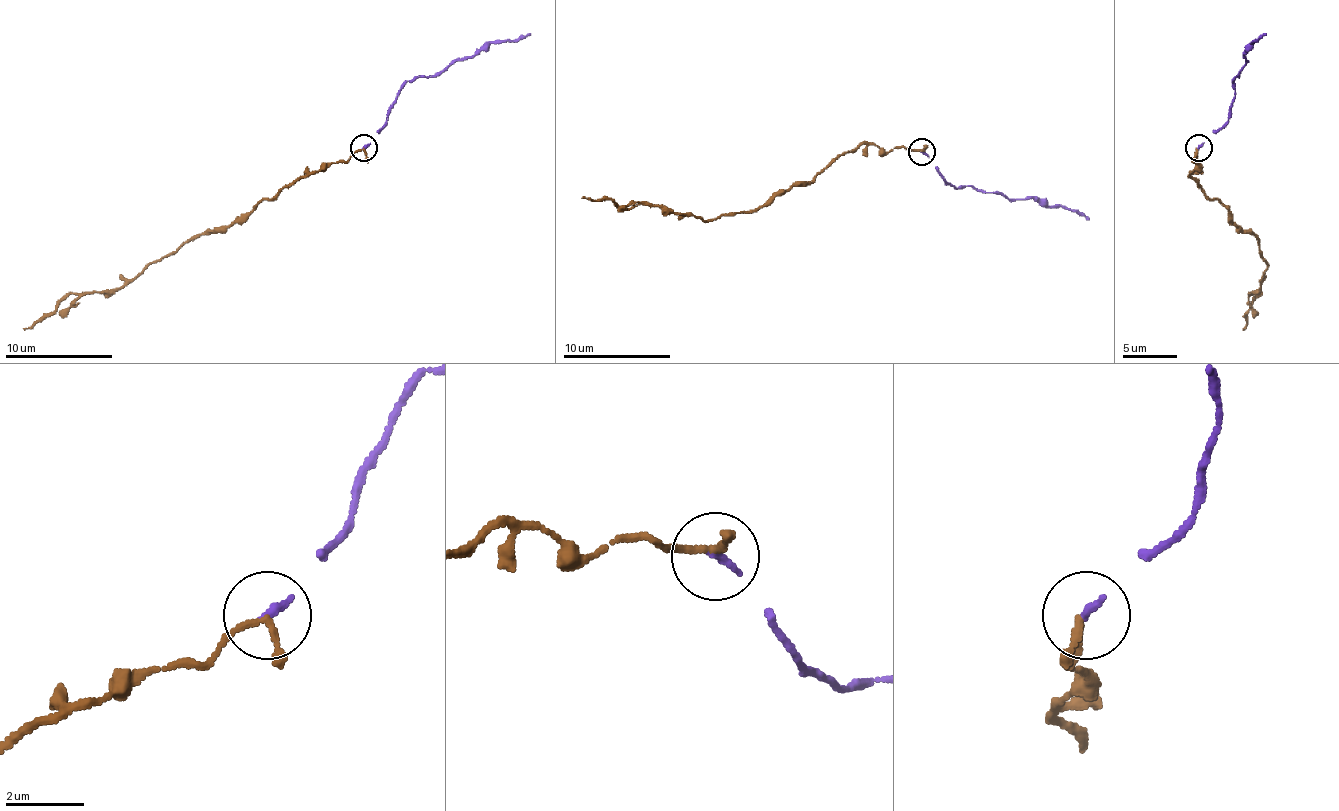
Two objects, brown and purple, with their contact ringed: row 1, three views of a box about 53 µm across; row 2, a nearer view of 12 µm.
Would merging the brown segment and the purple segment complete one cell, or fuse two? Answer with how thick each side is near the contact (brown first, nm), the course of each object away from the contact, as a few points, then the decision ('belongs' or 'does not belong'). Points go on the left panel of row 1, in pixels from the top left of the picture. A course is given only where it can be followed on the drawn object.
calibres 150 and 180 nm; course brown (363, 147), (346, 161), (325, 163), (298, 177), (223, 228), (188, 239), (112, 290), (67, 295), (24, 330); course purple (363, 147), (387, 118), (403, 85), (416, 77), (441, 75), (451, 64), (484, 50), (492, 42), (529, 34); belongs

